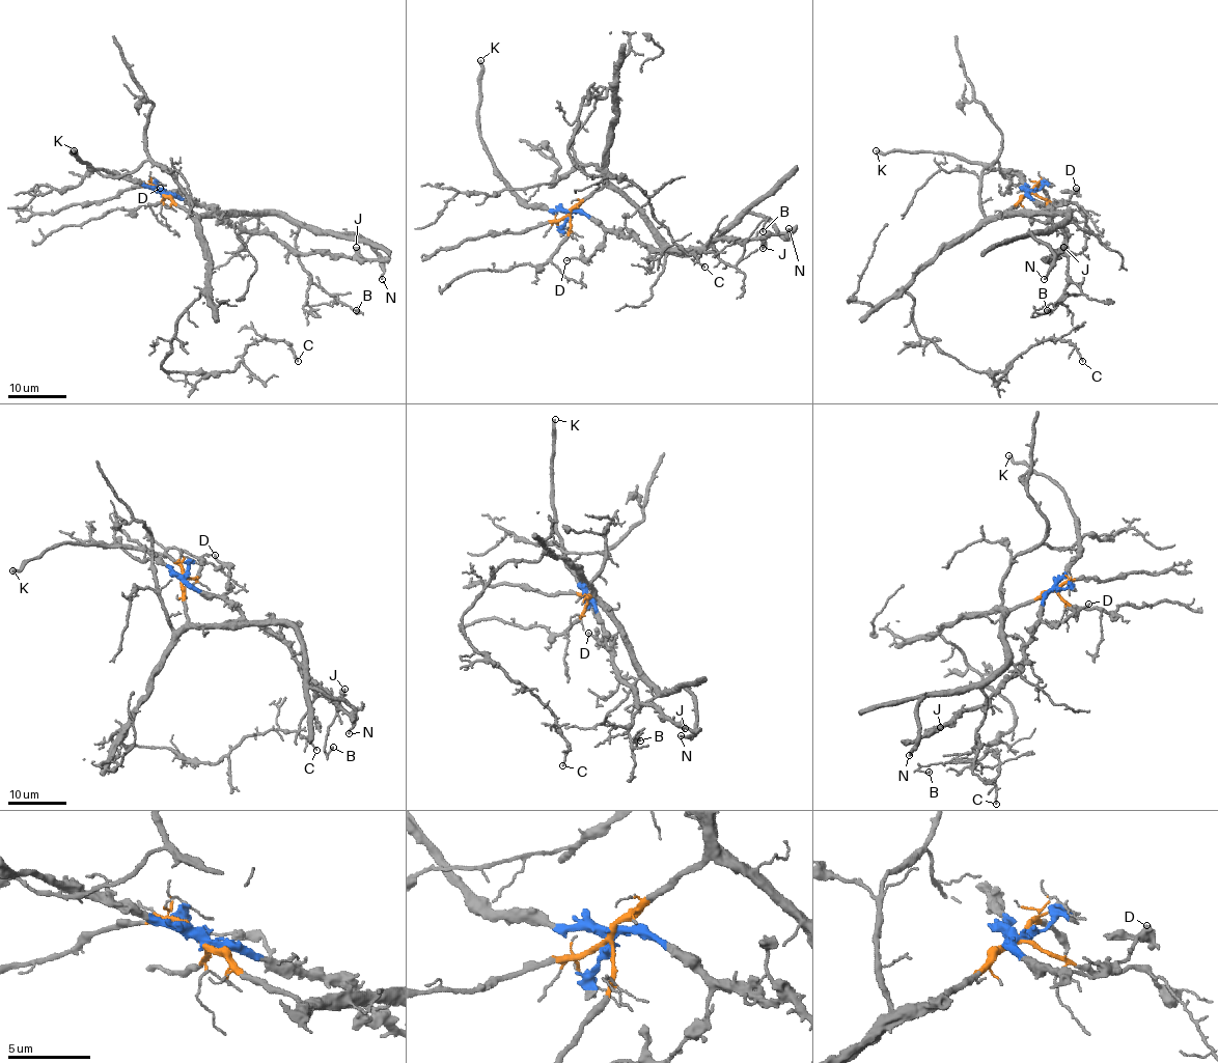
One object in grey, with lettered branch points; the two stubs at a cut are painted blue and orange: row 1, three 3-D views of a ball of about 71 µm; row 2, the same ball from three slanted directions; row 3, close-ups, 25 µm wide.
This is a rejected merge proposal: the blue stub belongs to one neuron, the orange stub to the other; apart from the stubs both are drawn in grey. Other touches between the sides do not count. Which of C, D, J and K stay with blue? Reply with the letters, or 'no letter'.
D, J, K

